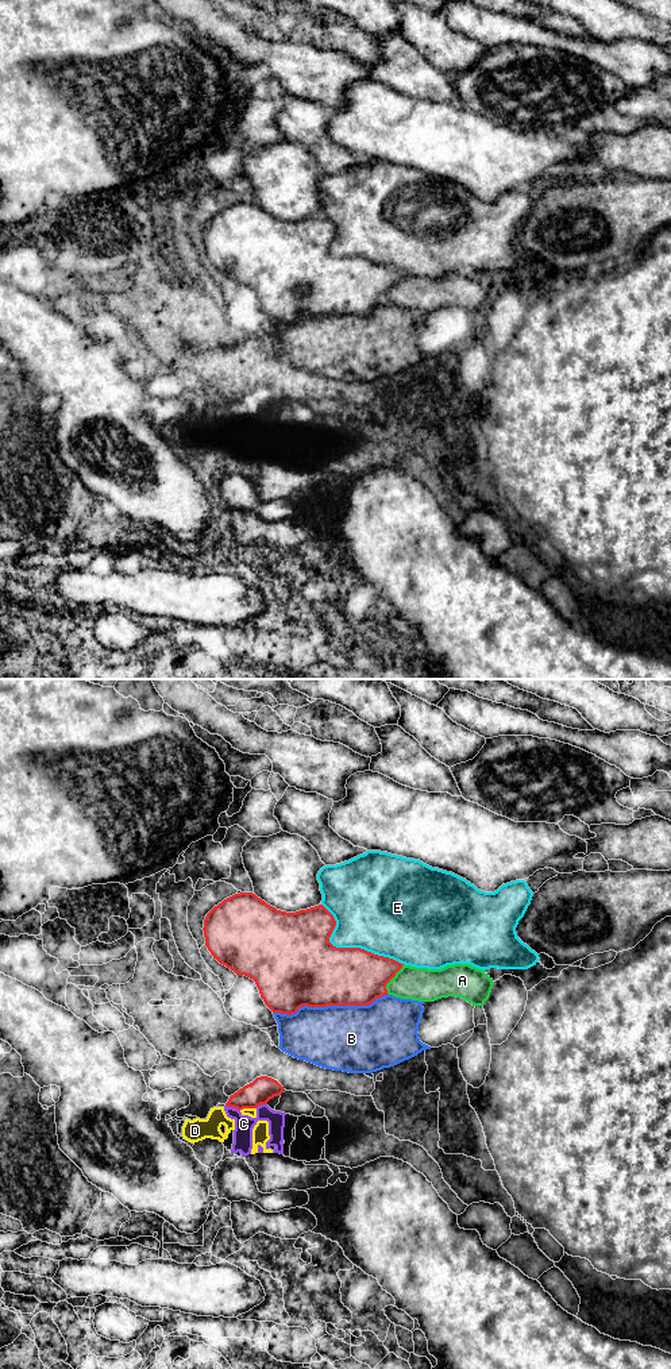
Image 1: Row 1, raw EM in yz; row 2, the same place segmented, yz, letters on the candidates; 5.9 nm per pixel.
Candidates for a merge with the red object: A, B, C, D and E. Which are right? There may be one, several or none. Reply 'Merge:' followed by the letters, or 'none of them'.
Merge: none of them

